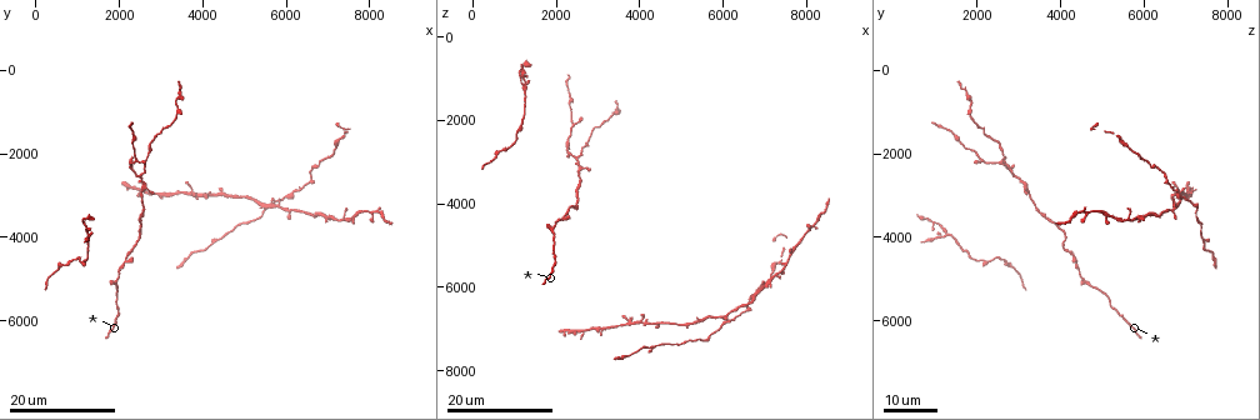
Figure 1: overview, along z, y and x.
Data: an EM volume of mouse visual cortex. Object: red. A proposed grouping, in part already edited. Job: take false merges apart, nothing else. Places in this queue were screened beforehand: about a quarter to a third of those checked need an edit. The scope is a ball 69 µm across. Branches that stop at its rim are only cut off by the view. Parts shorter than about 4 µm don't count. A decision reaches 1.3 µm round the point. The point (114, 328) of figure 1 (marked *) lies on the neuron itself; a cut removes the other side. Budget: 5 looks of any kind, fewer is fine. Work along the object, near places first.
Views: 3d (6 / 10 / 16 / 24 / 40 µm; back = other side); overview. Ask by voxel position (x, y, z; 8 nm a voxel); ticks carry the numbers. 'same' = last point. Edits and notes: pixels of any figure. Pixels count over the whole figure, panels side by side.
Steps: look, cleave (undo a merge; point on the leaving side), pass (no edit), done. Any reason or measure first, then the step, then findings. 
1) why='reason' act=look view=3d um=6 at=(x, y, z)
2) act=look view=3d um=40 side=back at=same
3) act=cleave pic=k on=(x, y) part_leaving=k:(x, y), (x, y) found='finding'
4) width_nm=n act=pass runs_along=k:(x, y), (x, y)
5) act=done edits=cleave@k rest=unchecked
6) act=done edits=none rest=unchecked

why='side arm on a straight run' act=look view=3d um=24 at=(2100, 4600, 4350)

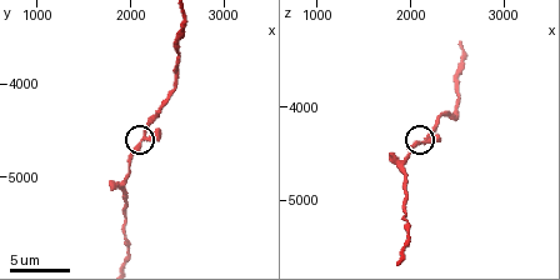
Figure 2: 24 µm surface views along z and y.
act=look view=3d um=6 at=(2150, 4550, 4400)

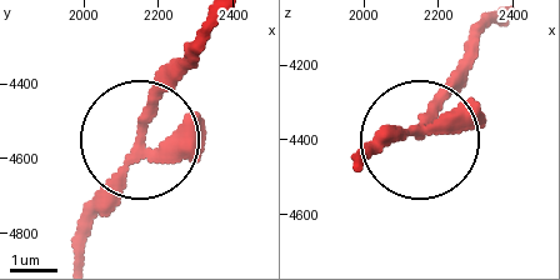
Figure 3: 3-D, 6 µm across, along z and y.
act=look view=3d um=6 side=back at=(2140, 4580, 4380)

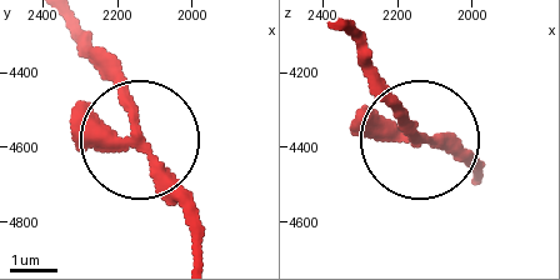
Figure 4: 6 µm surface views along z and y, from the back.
arms=3 act=pass runs_along=4:(195, 255), (175, 184), (139, 135), (131, 100), (91, 56) found='one neuron here'

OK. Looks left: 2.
why='thin neck' act=look view=3d um=24 at=(1300, 3950, 1350)

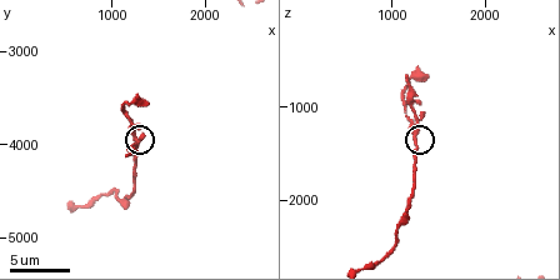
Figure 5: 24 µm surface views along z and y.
act=look view=3d um=10 at=same

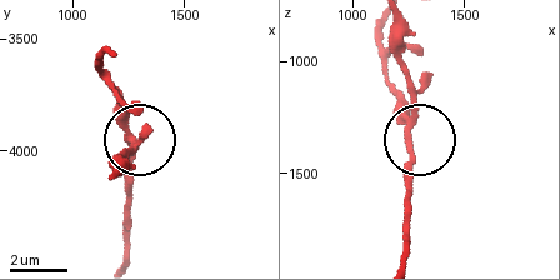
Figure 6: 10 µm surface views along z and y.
width_nm=220 act=pass found='all the same neuron'

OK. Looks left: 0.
act=done edits=none rest=unchecked

